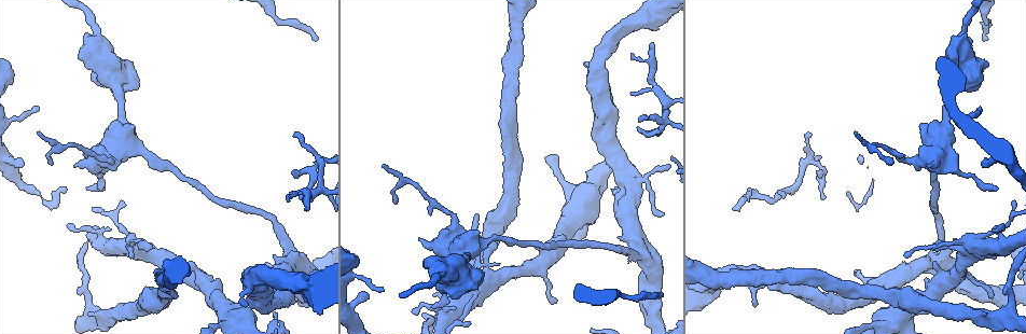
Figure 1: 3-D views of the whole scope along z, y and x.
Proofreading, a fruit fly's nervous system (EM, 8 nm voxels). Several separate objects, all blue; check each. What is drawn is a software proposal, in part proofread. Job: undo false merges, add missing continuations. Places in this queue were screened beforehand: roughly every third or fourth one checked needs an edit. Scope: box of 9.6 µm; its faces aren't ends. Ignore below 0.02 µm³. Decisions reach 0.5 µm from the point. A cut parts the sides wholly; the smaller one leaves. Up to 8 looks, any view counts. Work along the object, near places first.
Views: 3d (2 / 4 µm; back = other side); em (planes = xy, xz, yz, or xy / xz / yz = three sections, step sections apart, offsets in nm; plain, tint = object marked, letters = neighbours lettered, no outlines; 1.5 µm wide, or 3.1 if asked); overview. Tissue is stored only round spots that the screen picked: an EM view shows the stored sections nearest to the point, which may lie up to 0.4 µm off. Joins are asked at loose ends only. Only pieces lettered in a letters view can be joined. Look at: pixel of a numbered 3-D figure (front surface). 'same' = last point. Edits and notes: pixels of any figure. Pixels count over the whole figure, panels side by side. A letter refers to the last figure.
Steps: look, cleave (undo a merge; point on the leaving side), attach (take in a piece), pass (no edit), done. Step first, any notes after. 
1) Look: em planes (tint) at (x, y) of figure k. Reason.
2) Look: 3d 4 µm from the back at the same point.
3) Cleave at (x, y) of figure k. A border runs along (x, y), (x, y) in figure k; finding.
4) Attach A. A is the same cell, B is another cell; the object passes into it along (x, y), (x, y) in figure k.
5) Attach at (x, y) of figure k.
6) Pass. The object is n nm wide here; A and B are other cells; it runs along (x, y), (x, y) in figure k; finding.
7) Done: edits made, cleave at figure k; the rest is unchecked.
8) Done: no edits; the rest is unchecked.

Look: 3d 2 µm at (854, 271) of figure 1. Free end.

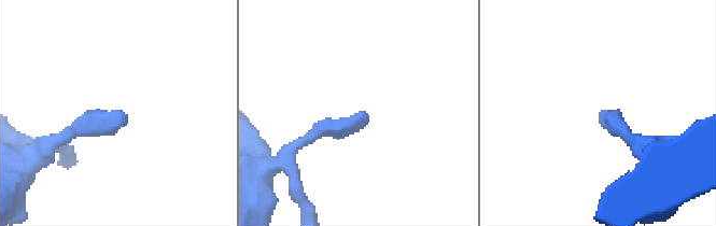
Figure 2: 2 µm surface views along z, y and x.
Look: em yz step 8 (letters) at (119, 112) of figure 2.

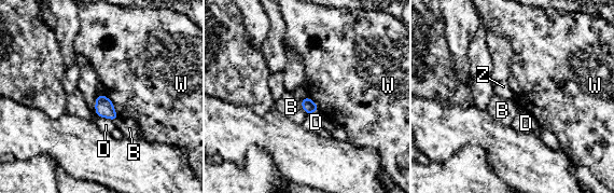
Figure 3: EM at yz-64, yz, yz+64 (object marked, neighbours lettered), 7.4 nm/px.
Pass. The object is 90 nm wide here; the longest contact is with W, 200 nm; B, D, W and Z are other cells; none of them fits.

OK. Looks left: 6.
Look: em xy step 8 (tint) at (653, 44) of figure 1. Thin end.

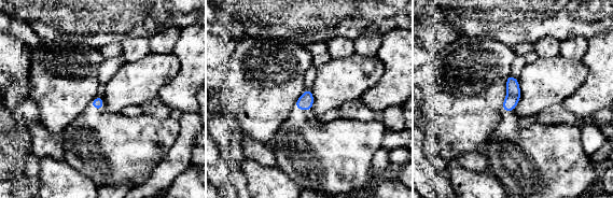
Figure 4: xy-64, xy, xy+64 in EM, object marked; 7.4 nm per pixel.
Look: em planes (letters) at the same point.

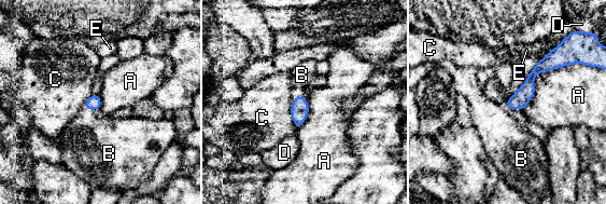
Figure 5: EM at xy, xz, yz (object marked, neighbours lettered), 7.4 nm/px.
Attach B. B is the same cell, A, C, D and E are other cells; the object passes into it along (94, 103), (90, 109), (94, 143) in figure 5; the neuron continues.

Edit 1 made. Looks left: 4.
Look: em planes (letters) at (296, 133) of figure 1. Free end.

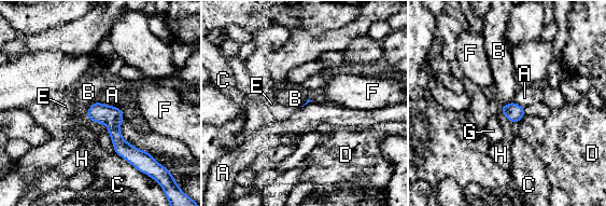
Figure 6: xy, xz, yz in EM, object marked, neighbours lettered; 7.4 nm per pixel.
Pass. A, B, C, D, E, F, G and H are other cells; it runs along (96, 105), (131, 159) in figure 6; none of them fits.

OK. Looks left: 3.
Done: edits made, attach at figure 5; the rest is unchecked.

